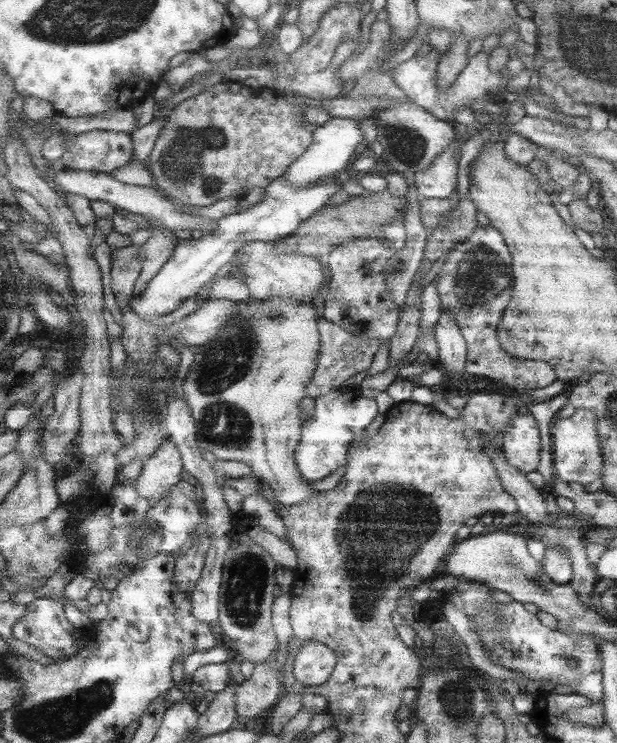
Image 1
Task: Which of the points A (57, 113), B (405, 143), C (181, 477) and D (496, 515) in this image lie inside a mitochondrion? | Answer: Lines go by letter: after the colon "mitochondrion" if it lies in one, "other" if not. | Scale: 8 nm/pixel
A: other
B: mitochondrion
C: other
D: other

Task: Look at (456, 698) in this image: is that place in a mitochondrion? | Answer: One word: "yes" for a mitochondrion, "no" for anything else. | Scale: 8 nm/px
yes

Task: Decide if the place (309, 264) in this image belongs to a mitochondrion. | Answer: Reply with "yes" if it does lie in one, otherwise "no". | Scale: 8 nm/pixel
no

